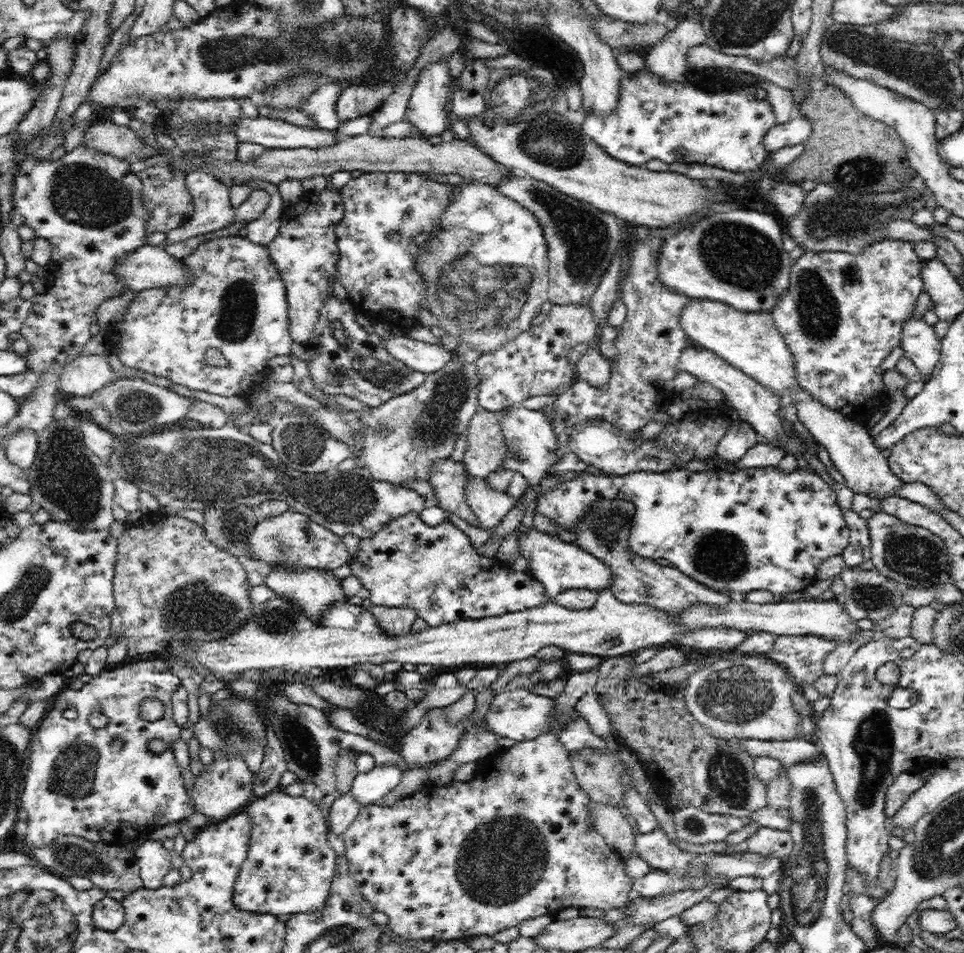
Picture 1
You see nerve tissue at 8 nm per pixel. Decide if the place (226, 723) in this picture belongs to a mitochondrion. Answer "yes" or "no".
yes

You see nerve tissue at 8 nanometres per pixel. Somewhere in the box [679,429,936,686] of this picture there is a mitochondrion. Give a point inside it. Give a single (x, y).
(723, 558)

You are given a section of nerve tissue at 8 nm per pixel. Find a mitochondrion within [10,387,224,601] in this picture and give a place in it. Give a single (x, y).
(65, 478)

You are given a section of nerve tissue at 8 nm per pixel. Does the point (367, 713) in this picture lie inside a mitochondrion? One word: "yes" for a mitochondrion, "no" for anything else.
no

